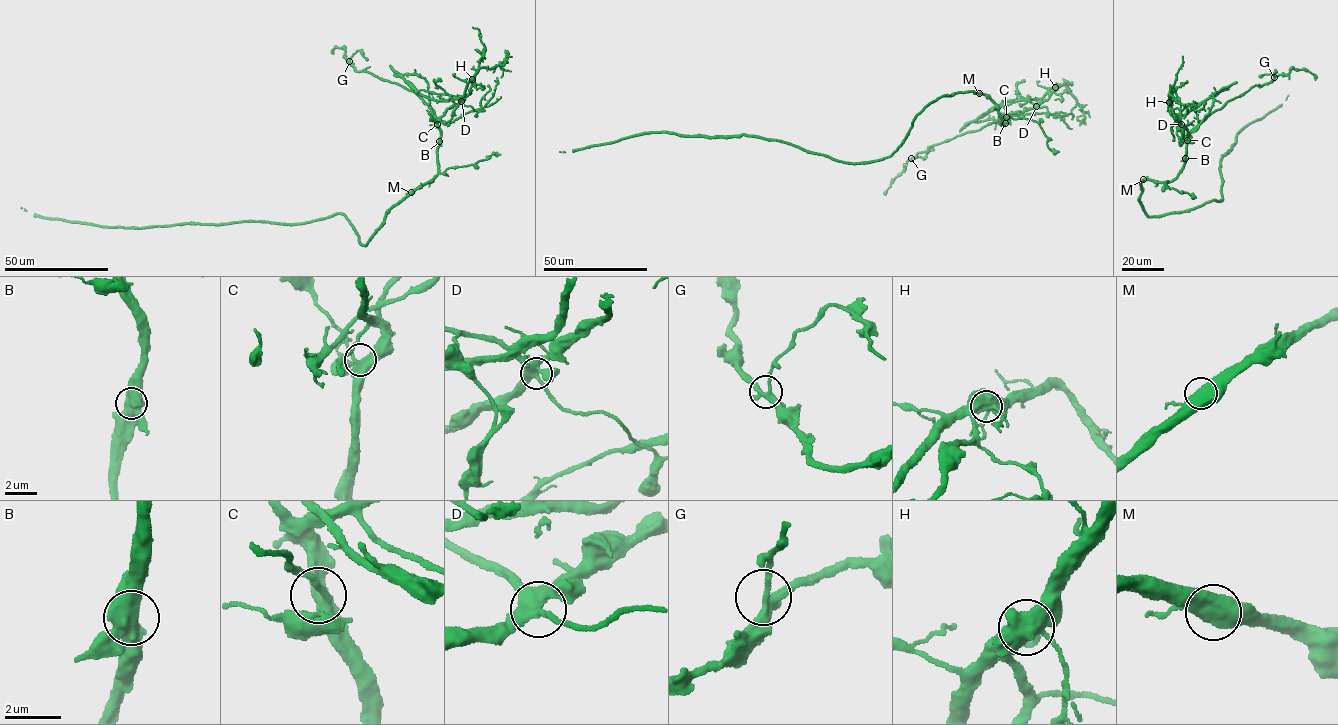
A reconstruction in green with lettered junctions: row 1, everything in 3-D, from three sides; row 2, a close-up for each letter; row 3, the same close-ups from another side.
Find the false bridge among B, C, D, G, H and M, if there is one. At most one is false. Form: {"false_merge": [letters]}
{"false_merge": ["H"]}

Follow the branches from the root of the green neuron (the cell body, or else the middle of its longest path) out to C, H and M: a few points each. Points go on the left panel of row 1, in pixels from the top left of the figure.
C: (357, 235), (359, 243), (366, 244), (389, 210), (437, 173), (440, 131), (437, 124)
H: (357, 235), (359, 243), (366, 244), (389, 210), (437, 173), (440, 131), (436, 119), (470, 93), (472, 79)
M: (357, 235), (359, 243), (366, 244), (389, 210), (411, 192)

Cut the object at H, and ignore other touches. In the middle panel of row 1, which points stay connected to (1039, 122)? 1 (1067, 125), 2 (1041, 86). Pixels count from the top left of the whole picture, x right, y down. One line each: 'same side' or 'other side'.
1: other side
2: other side

